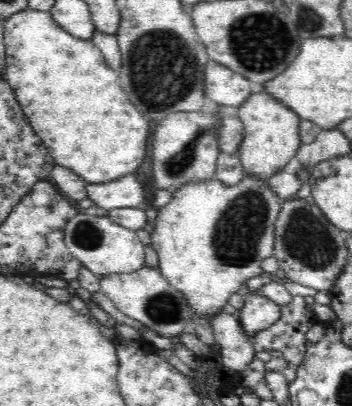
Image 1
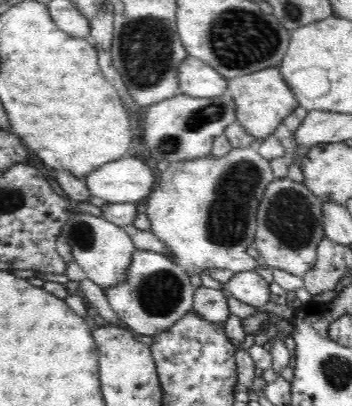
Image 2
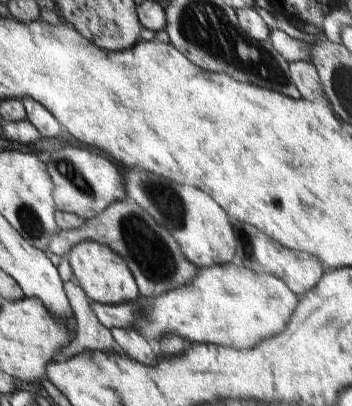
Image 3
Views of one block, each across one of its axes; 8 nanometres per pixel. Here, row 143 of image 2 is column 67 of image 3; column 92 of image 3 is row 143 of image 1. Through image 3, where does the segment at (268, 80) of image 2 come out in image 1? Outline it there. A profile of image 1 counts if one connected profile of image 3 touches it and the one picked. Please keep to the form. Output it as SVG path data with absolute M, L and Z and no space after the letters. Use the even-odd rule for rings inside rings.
M260 86L258 92L250 94L238 106L238 118L244 124L244 140L240 144L240 162L244 166L244 174L256 174L270 180L276 172L284 170L292 158L296 158L302 146L298 132L302 118L278 98L270 96L264 86Z

